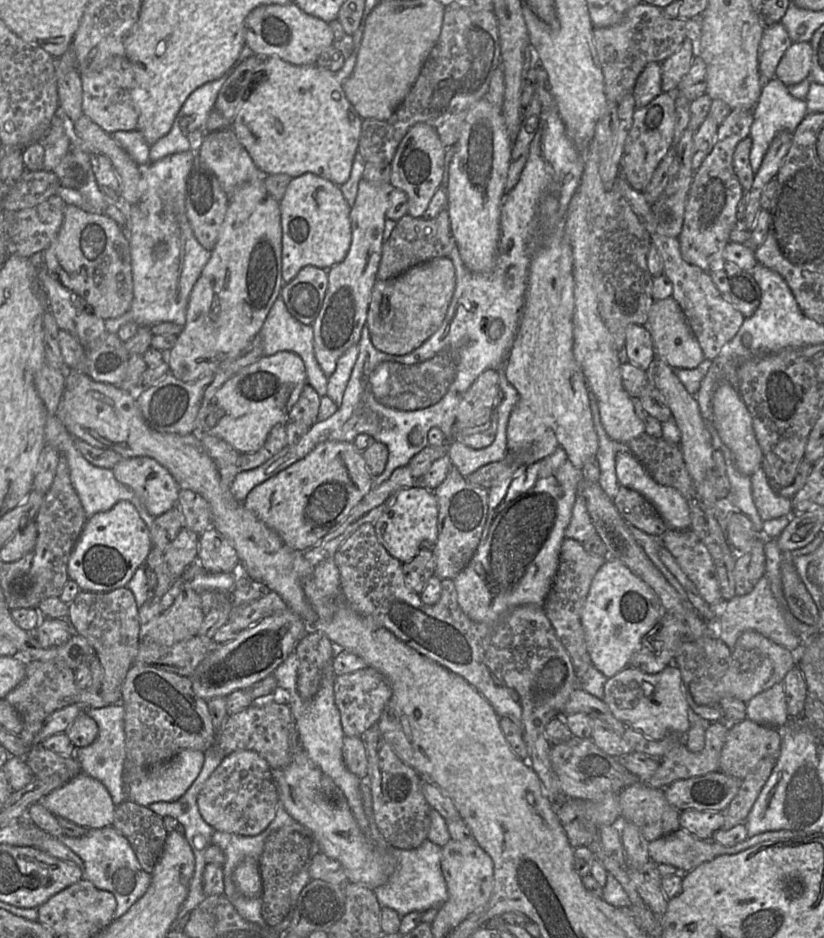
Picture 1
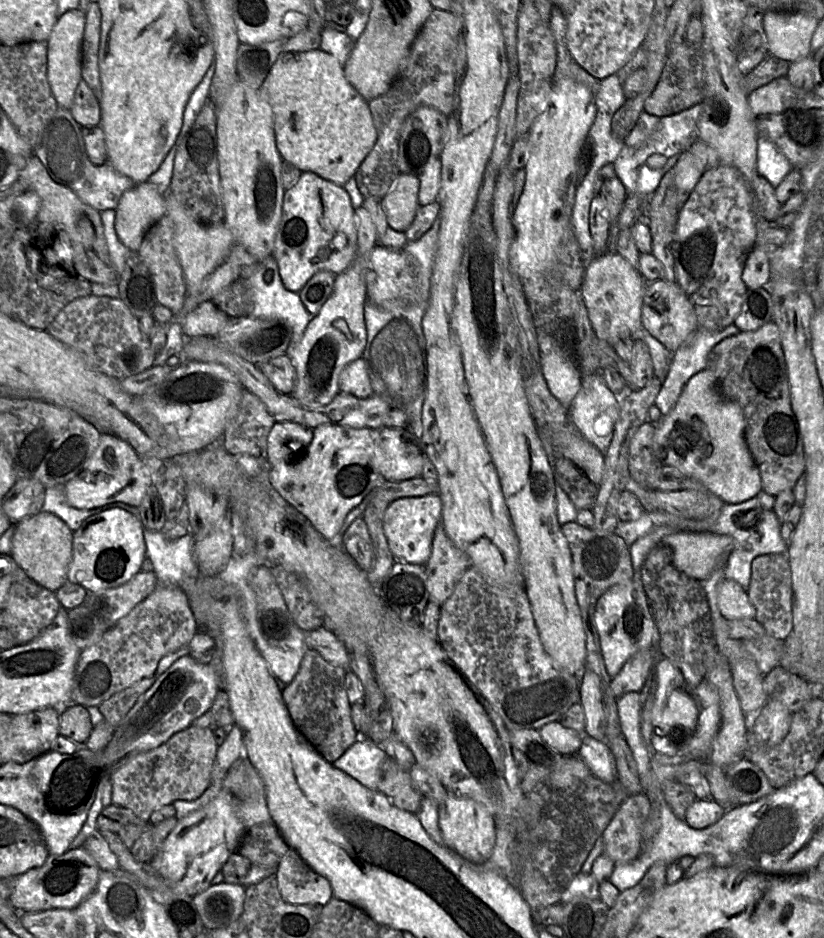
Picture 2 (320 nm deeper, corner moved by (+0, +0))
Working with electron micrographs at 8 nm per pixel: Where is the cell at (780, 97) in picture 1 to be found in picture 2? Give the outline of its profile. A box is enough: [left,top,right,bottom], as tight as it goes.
[757,135,792,188]

